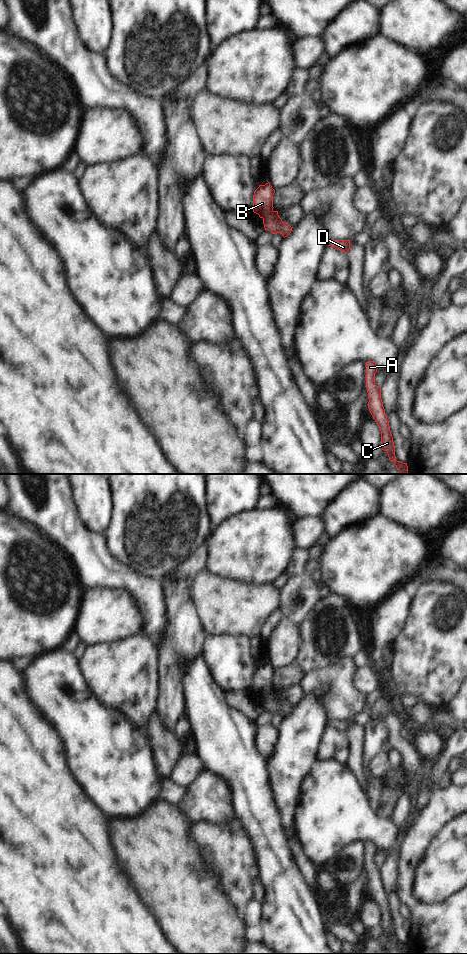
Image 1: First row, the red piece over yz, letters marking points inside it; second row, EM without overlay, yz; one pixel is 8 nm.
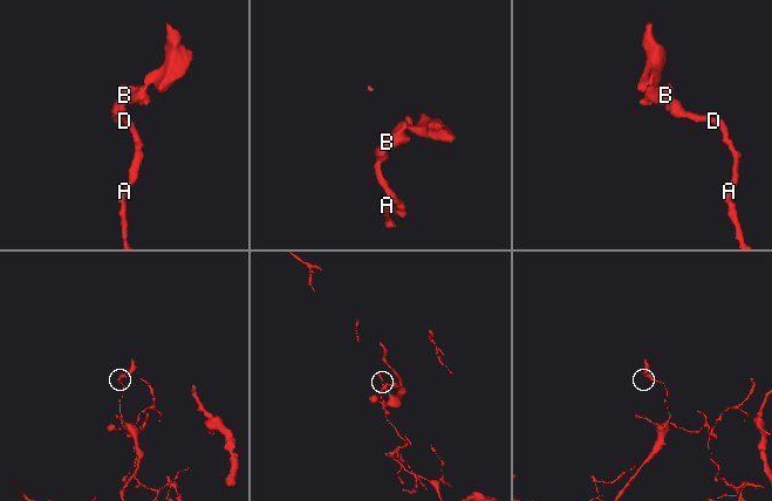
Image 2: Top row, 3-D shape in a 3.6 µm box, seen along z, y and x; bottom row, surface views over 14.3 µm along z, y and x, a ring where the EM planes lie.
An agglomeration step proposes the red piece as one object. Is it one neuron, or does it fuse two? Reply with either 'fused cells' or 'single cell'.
fused cells

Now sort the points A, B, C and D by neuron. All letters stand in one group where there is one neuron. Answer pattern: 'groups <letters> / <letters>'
groups A C D / B

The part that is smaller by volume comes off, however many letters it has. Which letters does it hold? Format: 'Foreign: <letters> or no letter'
Foreign: B.

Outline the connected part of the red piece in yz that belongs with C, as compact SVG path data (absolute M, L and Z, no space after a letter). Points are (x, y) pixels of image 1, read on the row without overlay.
M366 842L366 868L369 879L367 885L371 895L373 896L373 899L378 904L381 911L380 928L387 932L390 941L395 942L394 945L396 946L397 950L399 950L402 954L410 954L408 952L407 943L396 940L393 917L381 879L381 867L375 864L375 853L377 852L377 849L378 847L375 842Z

